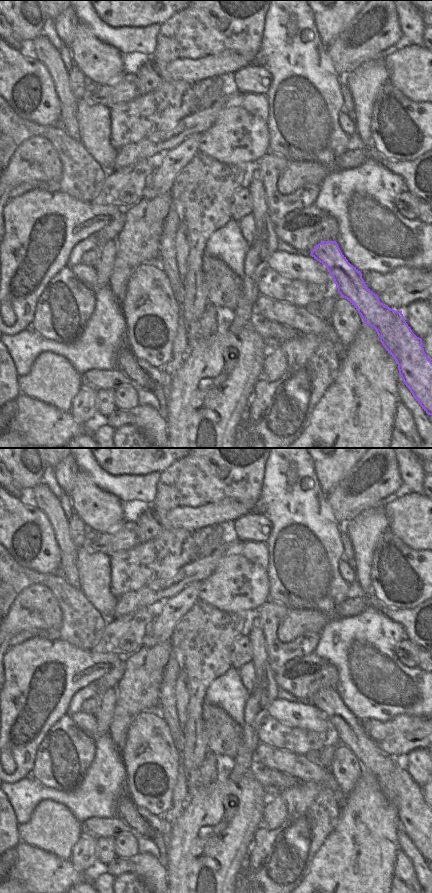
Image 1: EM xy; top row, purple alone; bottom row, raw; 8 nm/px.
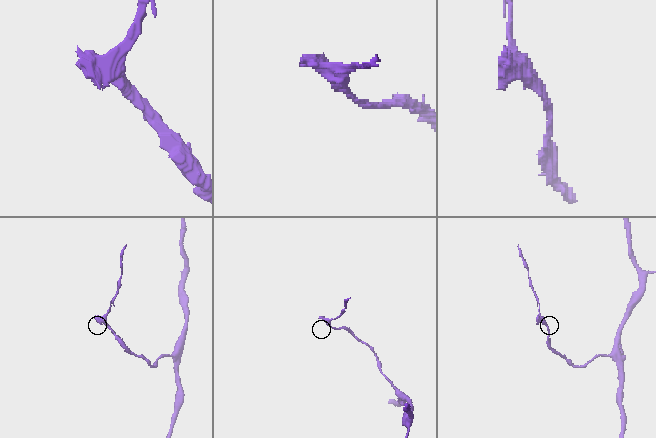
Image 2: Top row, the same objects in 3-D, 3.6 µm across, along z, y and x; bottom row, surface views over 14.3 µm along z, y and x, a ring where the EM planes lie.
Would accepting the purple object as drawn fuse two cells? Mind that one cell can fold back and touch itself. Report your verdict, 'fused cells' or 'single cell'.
single cell

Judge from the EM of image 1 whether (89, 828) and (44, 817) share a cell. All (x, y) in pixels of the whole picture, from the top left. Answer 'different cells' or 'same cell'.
different cells

